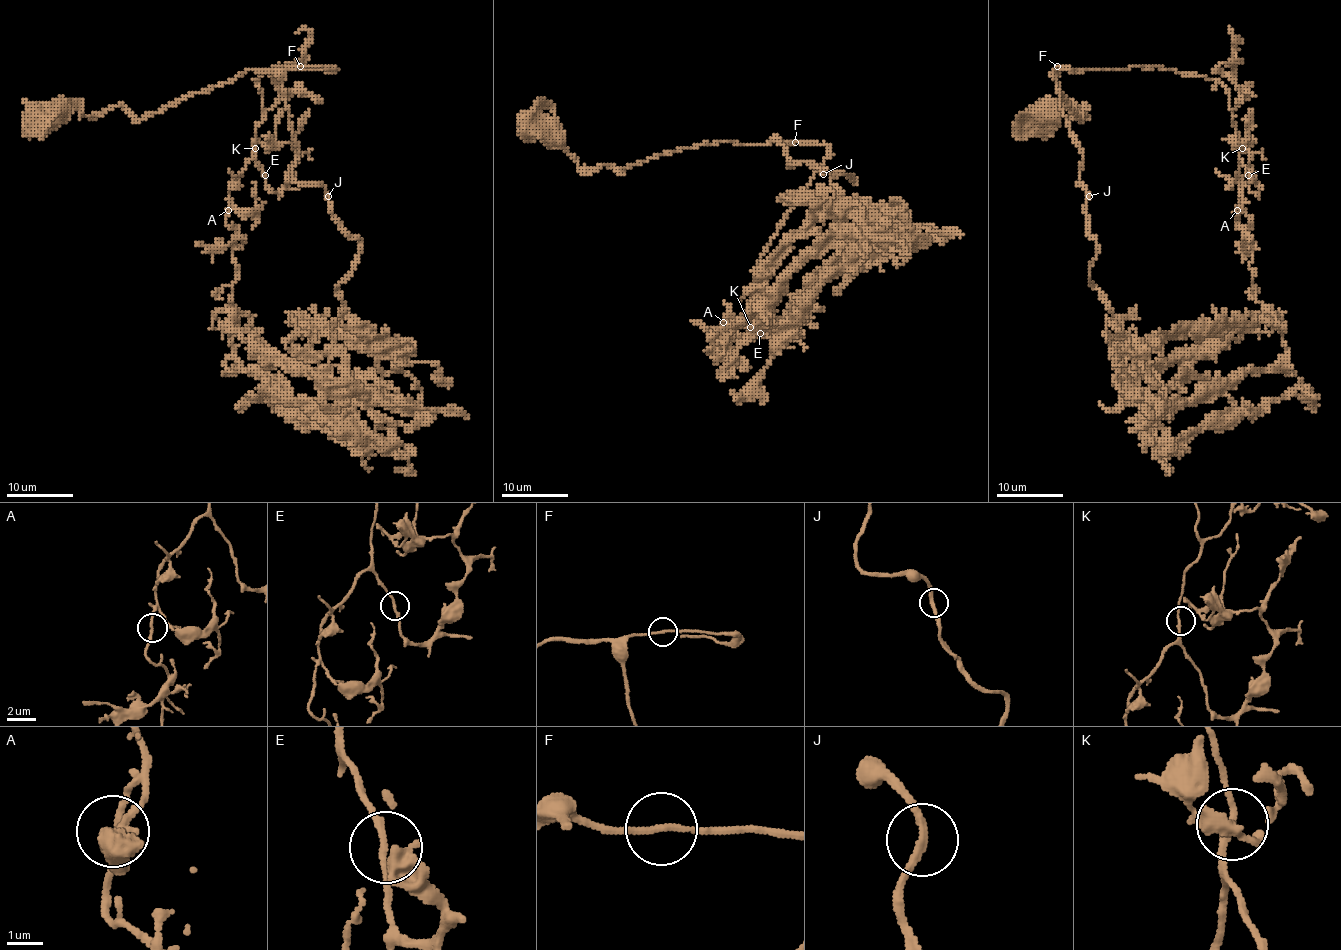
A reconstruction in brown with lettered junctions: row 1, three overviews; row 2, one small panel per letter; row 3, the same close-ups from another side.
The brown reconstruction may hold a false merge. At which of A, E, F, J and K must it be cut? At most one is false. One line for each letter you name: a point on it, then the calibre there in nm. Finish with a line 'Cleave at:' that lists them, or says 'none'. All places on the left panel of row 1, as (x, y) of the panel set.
Cleave at: none

